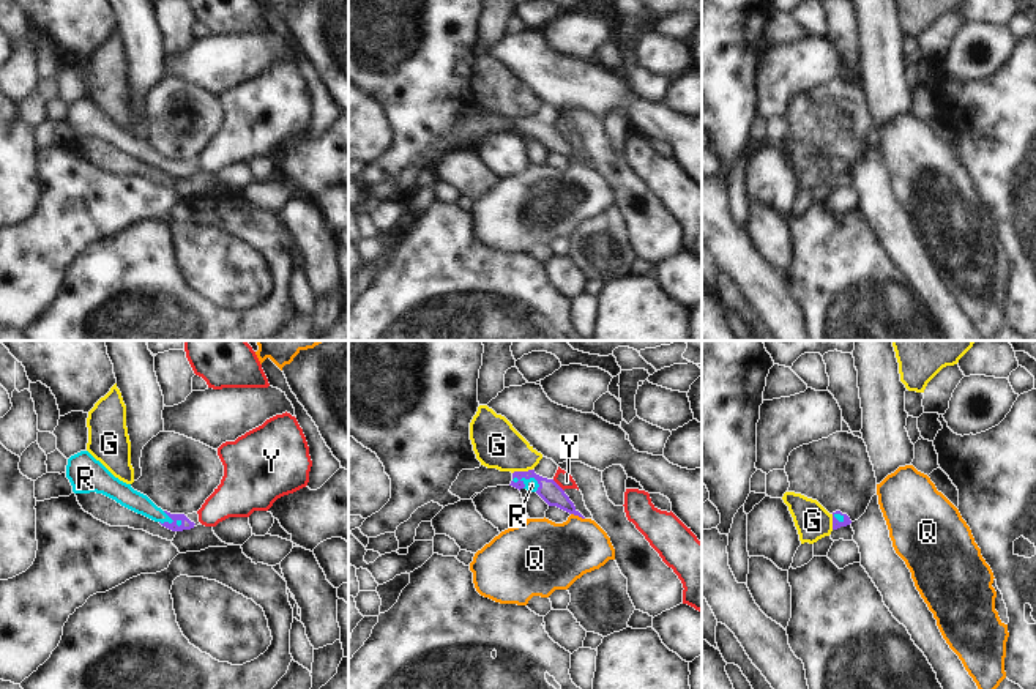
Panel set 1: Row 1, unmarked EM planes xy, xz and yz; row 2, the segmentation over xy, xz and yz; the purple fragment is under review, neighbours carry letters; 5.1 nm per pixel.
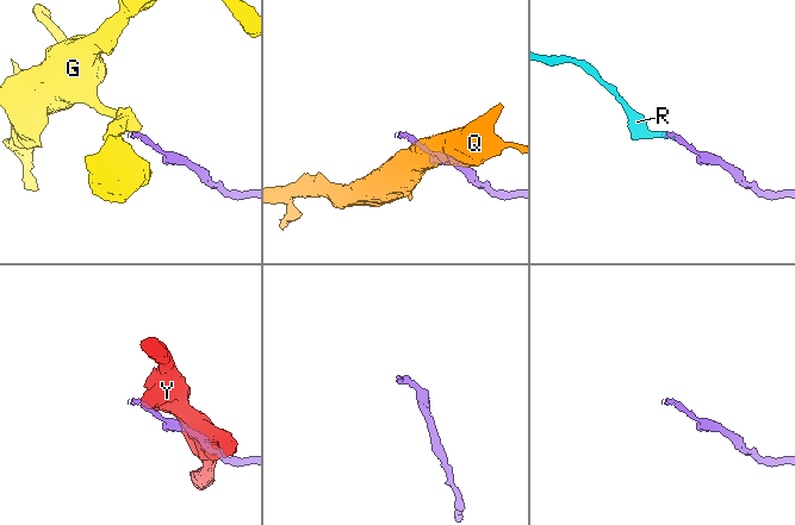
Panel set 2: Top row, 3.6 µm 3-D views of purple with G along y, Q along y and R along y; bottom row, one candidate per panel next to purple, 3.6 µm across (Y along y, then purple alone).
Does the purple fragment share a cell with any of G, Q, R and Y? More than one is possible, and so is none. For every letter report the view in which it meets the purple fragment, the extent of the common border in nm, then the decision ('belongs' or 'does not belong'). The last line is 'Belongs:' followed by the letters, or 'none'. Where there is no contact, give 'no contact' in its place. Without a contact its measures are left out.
G: contact in xz; length 110 nm; does not belong
Q: contact in xz; length 80 nm; does not belong
R: contact in xz; length 150 nm; belongs
Y: contact in xz; length 90 nm; does not belong
Belongs: R

